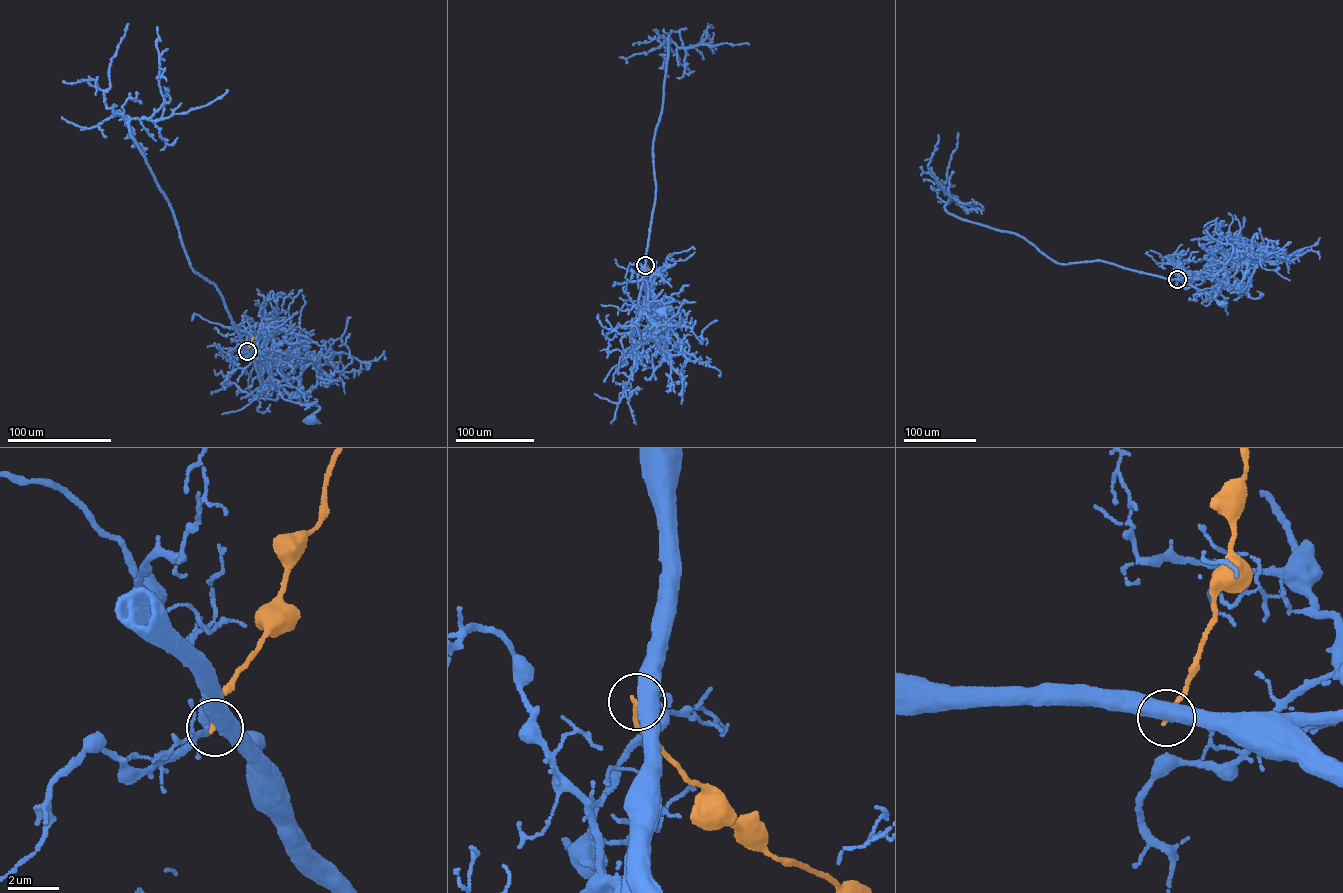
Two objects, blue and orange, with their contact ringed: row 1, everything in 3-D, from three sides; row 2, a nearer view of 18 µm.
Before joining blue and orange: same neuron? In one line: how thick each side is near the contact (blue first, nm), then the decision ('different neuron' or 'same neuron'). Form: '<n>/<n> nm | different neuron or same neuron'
600/160 nm | different neuron

